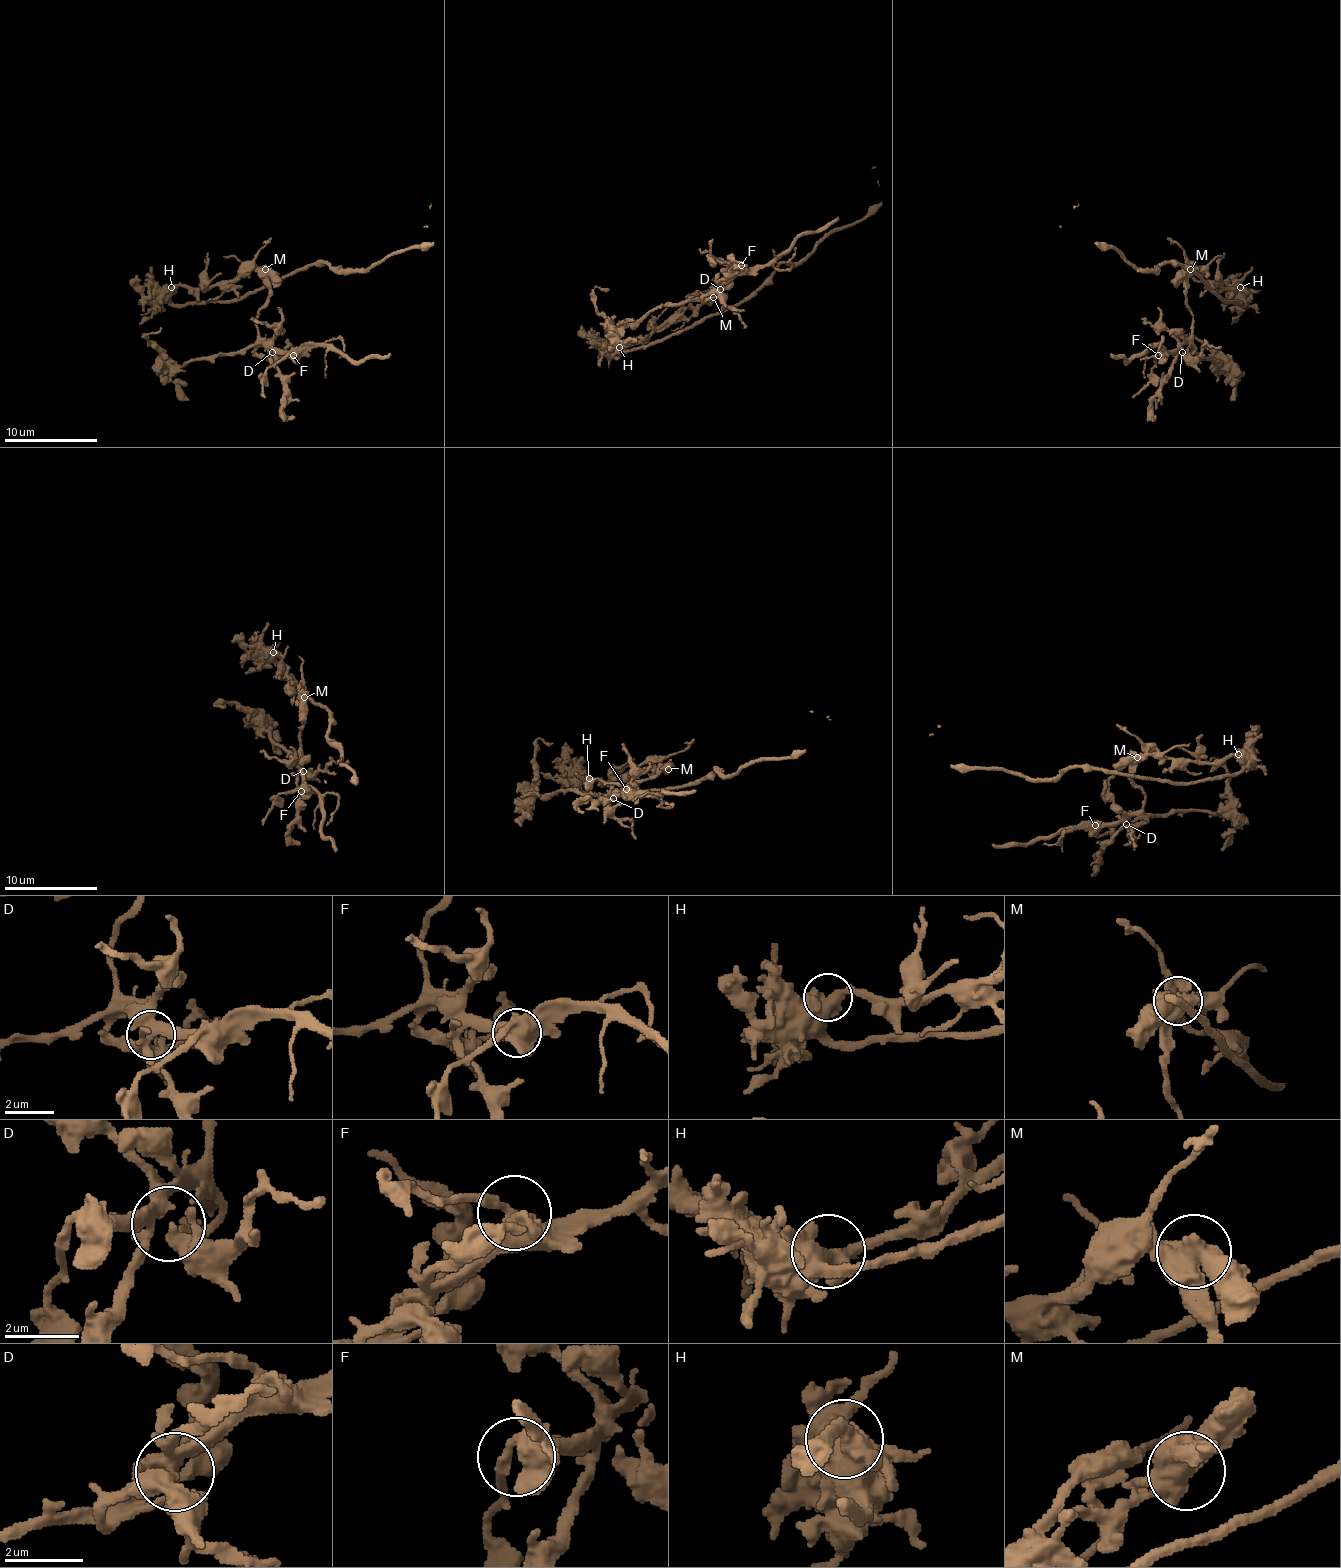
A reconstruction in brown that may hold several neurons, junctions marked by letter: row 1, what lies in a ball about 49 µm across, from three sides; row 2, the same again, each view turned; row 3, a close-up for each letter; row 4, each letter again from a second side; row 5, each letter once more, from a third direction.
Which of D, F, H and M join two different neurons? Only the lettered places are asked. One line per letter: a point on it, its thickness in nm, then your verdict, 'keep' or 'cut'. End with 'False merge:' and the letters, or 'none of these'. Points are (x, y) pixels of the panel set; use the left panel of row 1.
D: place (272, 352); calibre 280 nm; keep
F: place (293, 355); calibre 460 nm; keep
H: place (171, 287); calibre 500 nm; keep
M: place (265, 269); calibre 700 nm; cut
False merge: M

